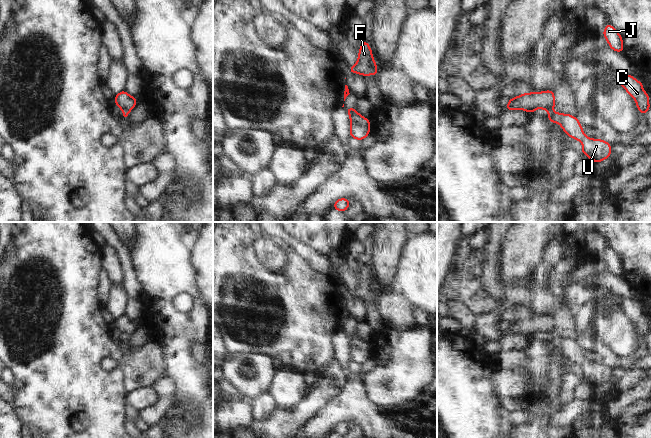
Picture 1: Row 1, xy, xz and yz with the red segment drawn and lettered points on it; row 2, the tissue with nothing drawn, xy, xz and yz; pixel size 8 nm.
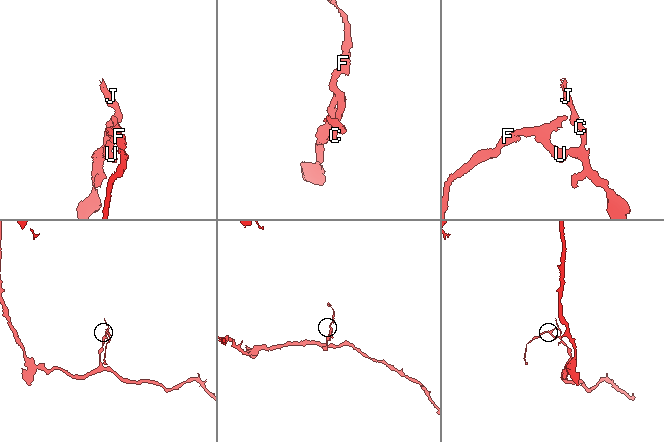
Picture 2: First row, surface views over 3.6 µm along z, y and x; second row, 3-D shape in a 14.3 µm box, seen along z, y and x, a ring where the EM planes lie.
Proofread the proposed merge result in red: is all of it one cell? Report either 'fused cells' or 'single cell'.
fused cells

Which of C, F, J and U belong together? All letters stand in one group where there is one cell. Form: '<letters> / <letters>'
C J U / F

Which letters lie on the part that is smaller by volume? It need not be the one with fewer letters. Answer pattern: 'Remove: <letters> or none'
Remove: F

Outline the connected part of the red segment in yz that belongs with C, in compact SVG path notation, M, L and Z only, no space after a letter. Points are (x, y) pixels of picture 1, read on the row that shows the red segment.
M626 74L619 85L635 99L638 111L646 115L647 111L650 109L650 105L649 95L643 90L643 83L636 80L630 74Z

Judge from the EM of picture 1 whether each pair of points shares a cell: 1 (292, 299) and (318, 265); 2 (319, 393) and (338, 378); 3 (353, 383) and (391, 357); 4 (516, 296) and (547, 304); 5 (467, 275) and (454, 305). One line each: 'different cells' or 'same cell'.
1: different cells
2: same cell
3: different cells
4: same cell
5: different cells

